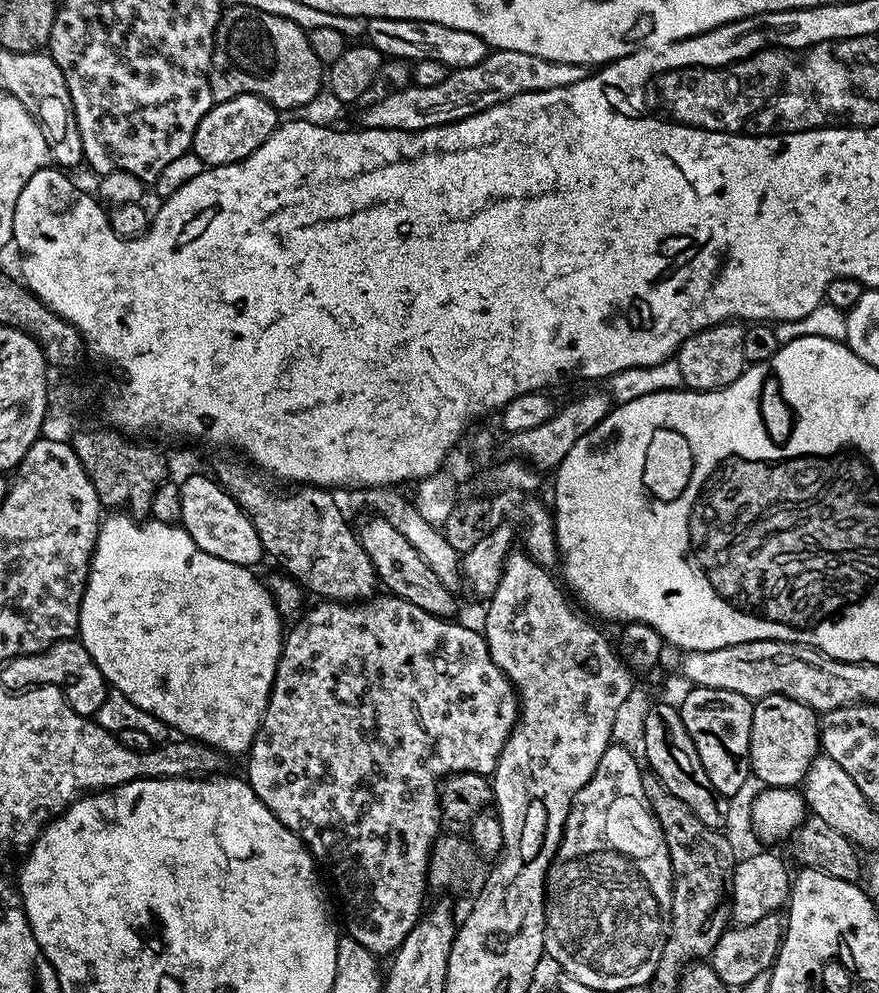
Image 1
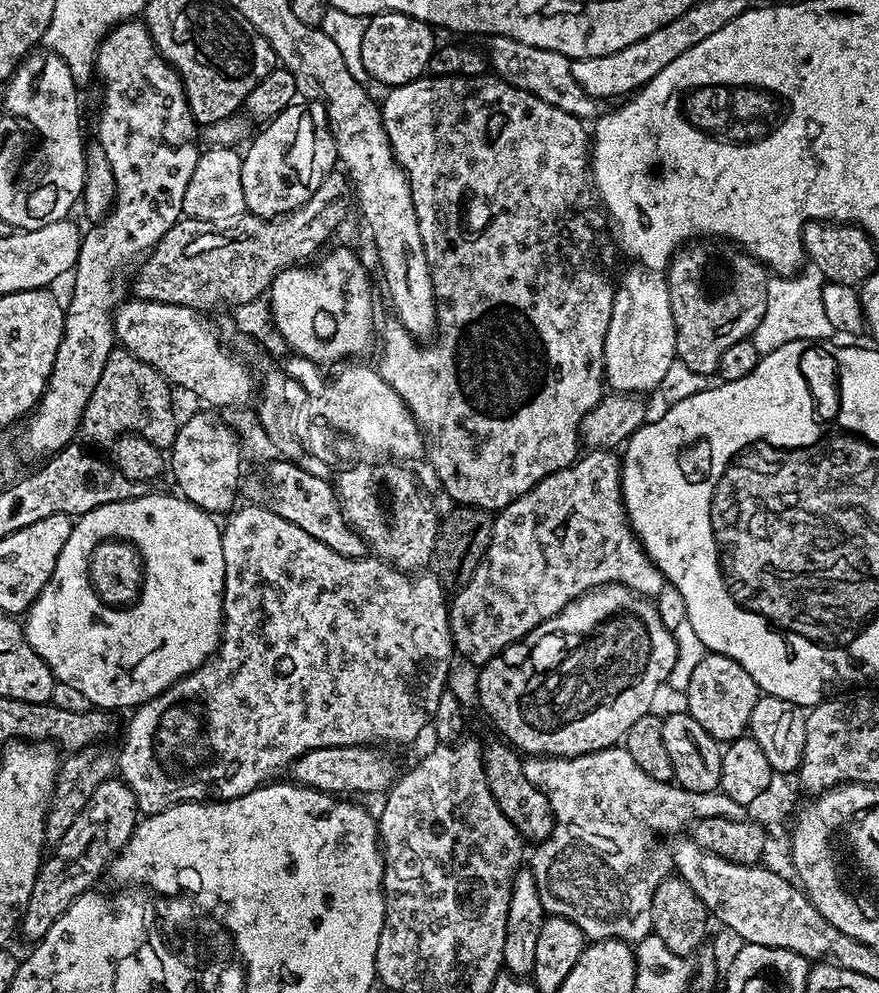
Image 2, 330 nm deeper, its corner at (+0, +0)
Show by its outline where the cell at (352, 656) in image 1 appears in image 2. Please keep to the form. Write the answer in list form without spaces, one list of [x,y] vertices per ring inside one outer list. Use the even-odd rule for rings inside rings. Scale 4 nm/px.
[[[605,584],[602,588],[593,588],[592,591],[584,593],[583,596],[579,596],[574,602],[566,605],[561,615],[550,618],[545,624],[541,624],[538,632],[539,635],[544,636],[550,635],[551,632],[560,632],[556,636],[557,648],[545,658],[544,669],[541,672],[528,661],[527,650],[517,647],[511,653],[513,656],[509,660],[497,658],[479,665],[477,672],[480,673],[476,676],[476,692],[480,695],[480,704],[484,707],[485,714],[492,719],[493,726],[501,732],[497,733],[513,748],[528,756],[585,756],[603,748],[617,747],[625,739],[634,722],[653,711],[652,703],[655,702],[660,687],[663,689],[667,685],[670,670],[674,670],[676,640],[672,636],[672,629],[662,626],[662,618],[658,618],[658,610],[649,597],[641,596],[638,592],[631,592],[625,584]],[[563,628],[568,628],[568,633],[560,632]],[[528,680],[532,684],[528,684]]]

